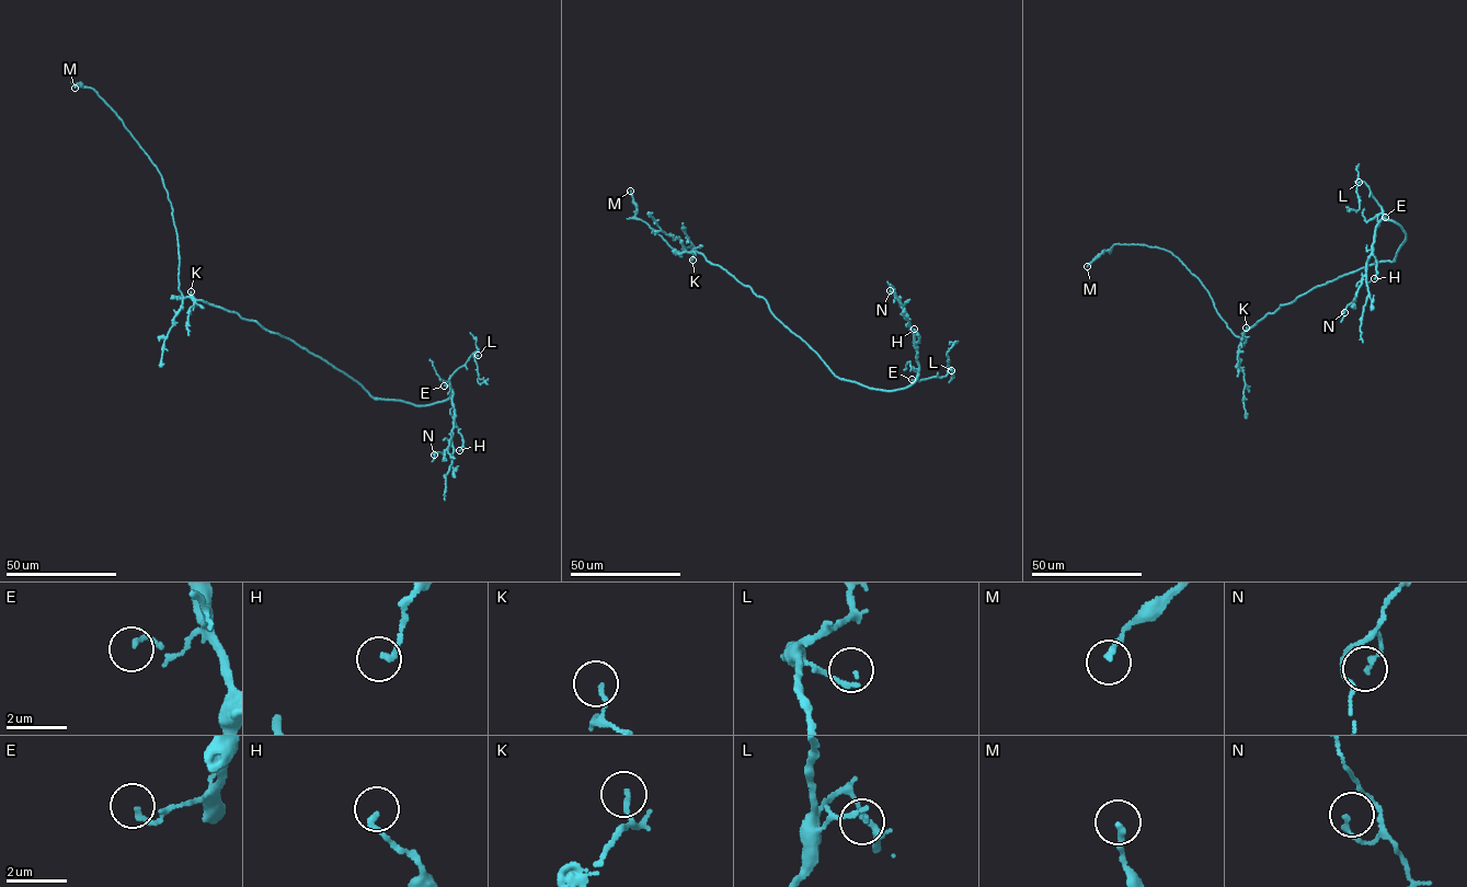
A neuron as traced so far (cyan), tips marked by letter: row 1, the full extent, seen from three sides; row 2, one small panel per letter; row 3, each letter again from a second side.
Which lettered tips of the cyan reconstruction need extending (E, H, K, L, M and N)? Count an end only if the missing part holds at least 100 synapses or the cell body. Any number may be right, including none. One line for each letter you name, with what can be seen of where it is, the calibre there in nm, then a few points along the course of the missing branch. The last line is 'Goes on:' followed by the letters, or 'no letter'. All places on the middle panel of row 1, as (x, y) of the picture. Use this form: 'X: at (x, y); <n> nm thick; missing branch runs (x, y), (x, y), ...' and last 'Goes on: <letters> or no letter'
Goes on: no letter

